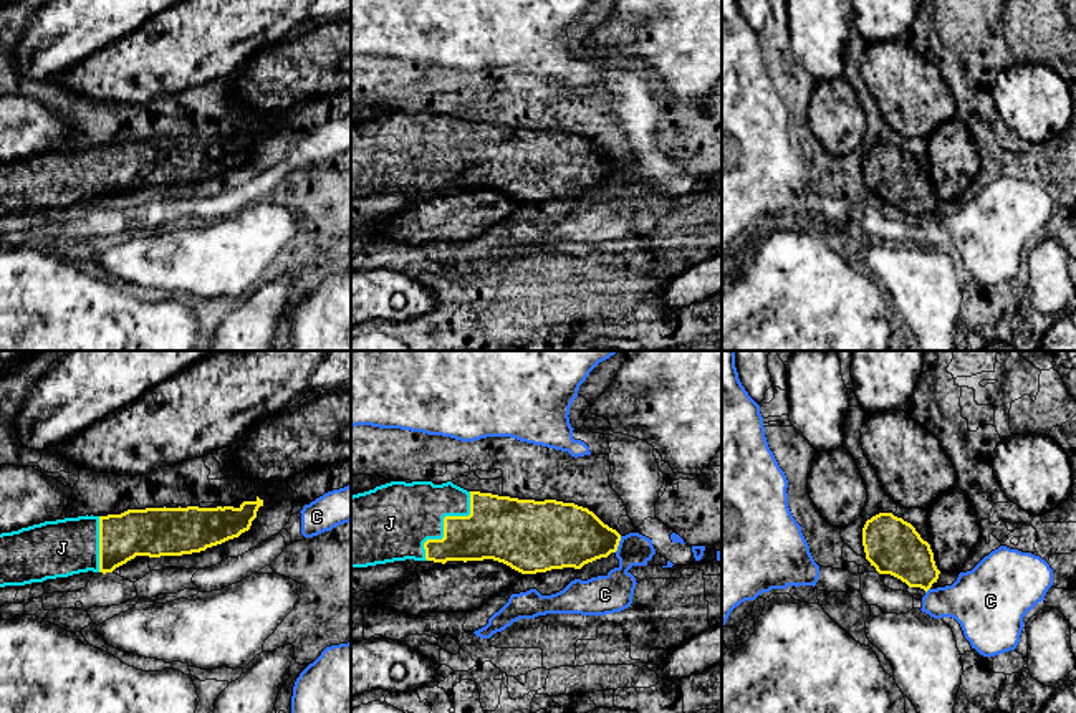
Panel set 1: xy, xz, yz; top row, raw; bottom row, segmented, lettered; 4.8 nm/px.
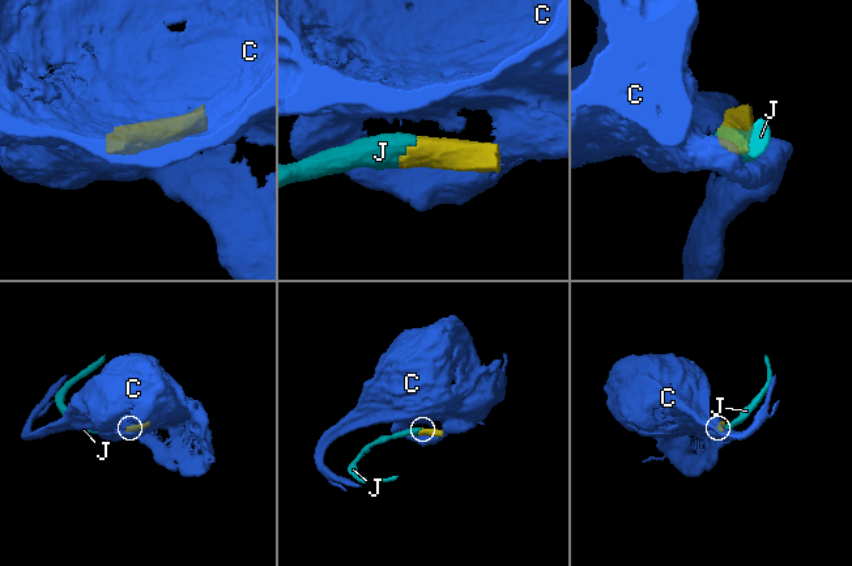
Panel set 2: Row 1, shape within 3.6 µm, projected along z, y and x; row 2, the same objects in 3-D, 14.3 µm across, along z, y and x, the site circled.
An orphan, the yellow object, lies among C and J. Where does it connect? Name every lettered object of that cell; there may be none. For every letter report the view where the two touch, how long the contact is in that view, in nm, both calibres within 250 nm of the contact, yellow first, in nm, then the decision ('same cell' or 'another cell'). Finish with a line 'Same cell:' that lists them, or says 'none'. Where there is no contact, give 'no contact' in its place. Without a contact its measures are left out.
C: xz | 90 nm | 300/190 nm | another cell
J: xz | 400 nm | 280/360 nm | same cell
Same cell: J

